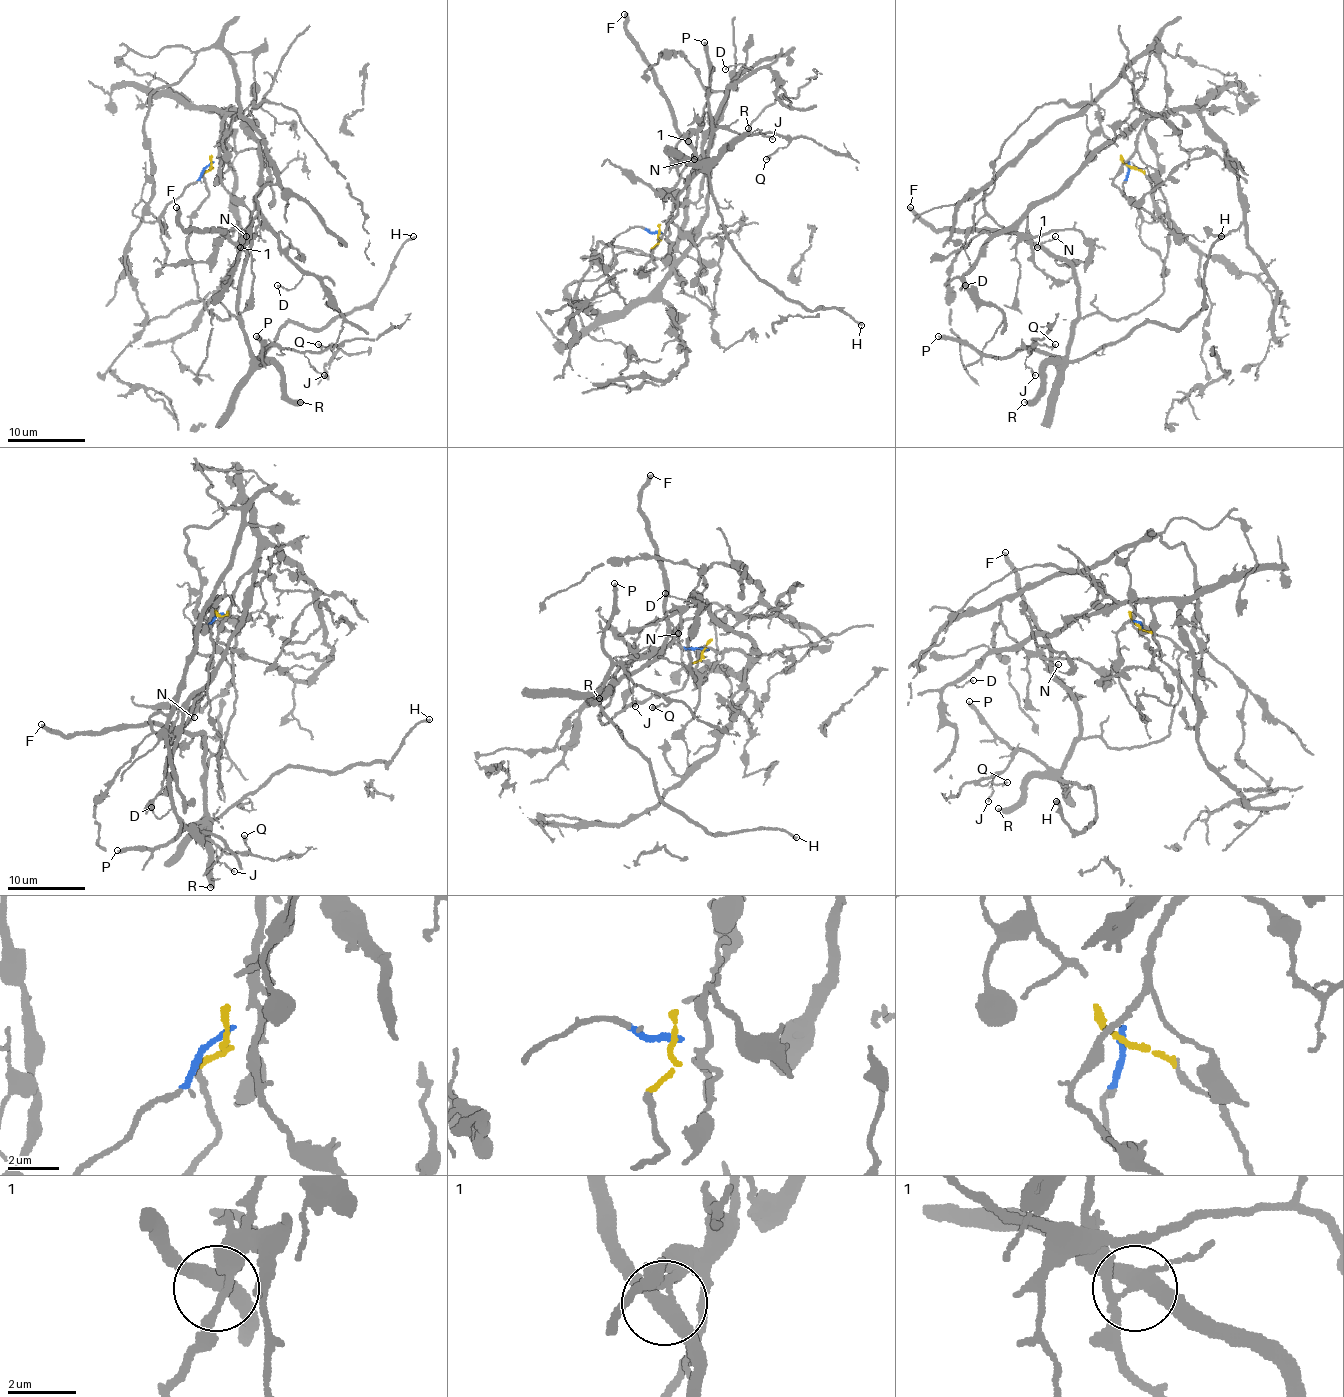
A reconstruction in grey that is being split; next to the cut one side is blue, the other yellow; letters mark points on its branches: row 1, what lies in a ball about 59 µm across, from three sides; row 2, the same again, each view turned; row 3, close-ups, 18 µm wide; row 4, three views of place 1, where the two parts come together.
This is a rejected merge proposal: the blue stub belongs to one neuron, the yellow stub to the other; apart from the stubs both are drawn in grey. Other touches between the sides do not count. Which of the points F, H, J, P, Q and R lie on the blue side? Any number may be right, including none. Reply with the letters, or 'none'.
none

